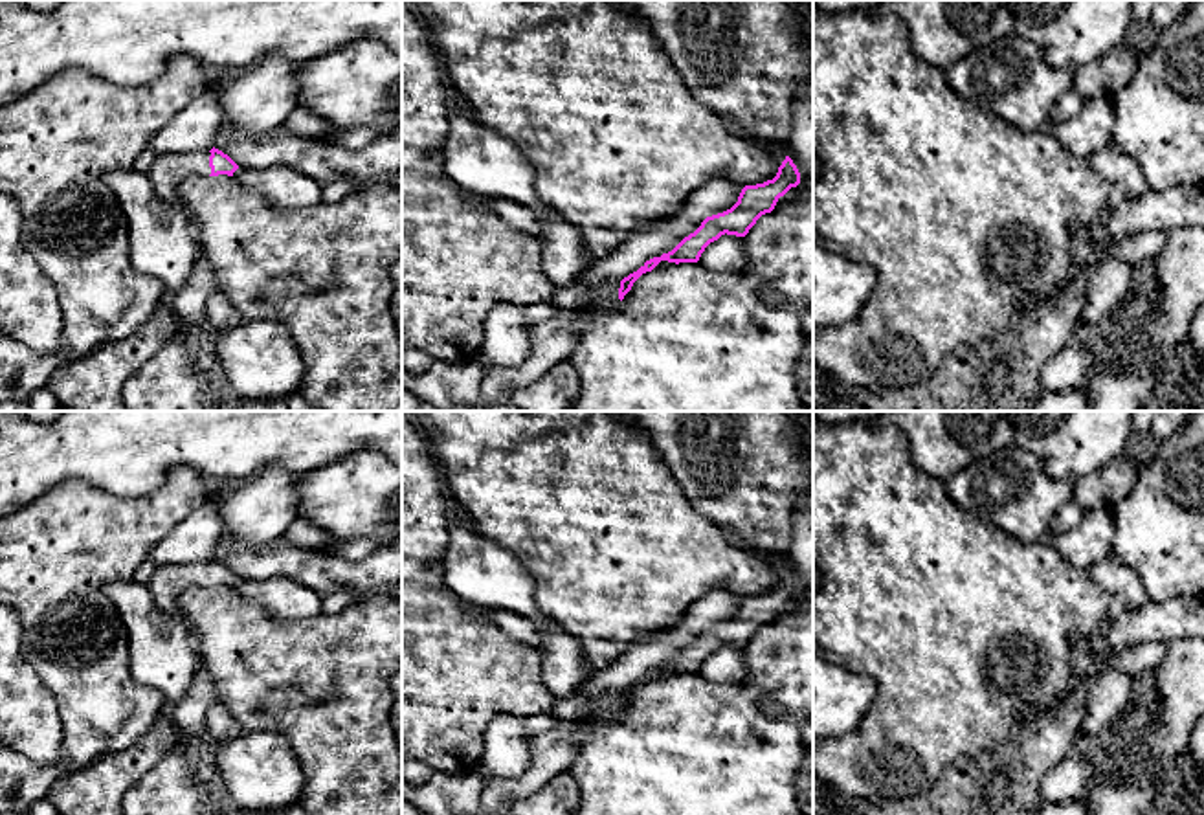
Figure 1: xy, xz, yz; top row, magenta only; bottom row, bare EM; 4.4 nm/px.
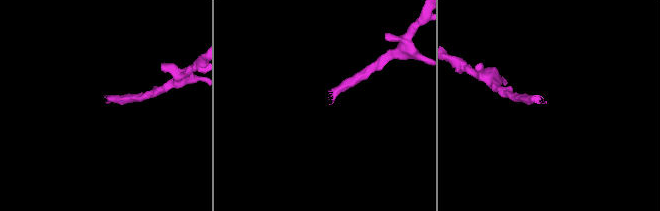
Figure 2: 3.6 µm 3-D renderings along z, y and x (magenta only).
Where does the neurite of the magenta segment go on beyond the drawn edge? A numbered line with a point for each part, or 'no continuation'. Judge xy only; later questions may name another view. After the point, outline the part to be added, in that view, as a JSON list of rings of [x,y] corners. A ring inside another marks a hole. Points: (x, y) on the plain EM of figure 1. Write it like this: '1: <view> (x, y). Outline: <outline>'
1: xy (167, 582). Outline: [[[209,562],[162,565],[145,586],[163,611],[180,615],[178,595],[193,586],[209,587],[209,567]]]

